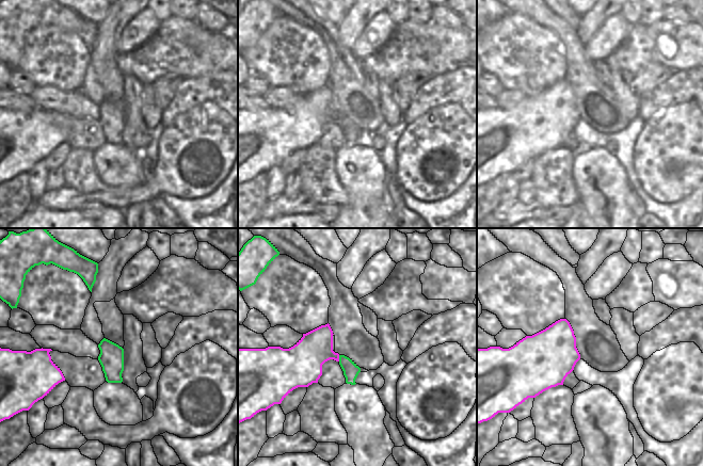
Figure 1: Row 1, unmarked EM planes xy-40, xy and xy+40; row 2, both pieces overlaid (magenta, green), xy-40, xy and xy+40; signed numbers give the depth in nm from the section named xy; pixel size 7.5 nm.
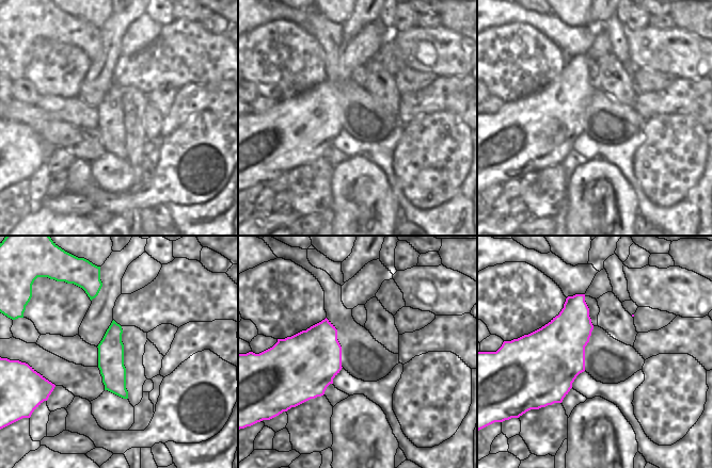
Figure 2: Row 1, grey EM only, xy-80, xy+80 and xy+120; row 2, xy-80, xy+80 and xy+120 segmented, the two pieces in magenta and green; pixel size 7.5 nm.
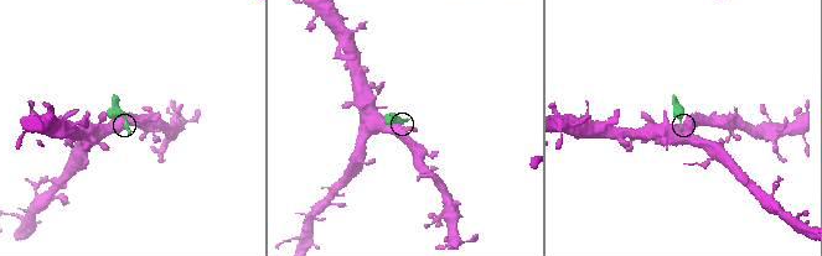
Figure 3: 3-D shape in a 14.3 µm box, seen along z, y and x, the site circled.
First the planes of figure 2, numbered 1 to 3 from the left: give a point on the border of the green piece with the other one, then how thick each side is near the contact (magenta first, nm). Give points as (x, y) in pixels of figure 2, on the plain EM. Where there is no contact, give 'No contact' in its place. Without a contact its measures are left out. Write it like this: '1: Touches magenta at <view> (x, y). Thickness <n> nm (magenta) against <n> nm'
1: No contact
2: No contact
3: No contact.

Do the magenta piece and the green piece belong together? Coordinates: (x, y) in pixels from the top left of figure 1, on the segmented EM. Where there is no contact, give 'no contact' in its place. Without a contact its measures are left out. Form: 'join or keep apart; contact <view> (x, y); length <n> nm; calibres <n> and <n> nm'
keep apart; contact xy (338, 358); length 50 nm; calibres 260 and 120 nm

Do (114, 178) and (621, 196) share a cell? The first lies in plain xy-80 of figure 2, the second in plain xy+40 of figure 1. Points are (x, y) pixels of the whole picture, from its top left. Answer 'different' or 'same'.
same

